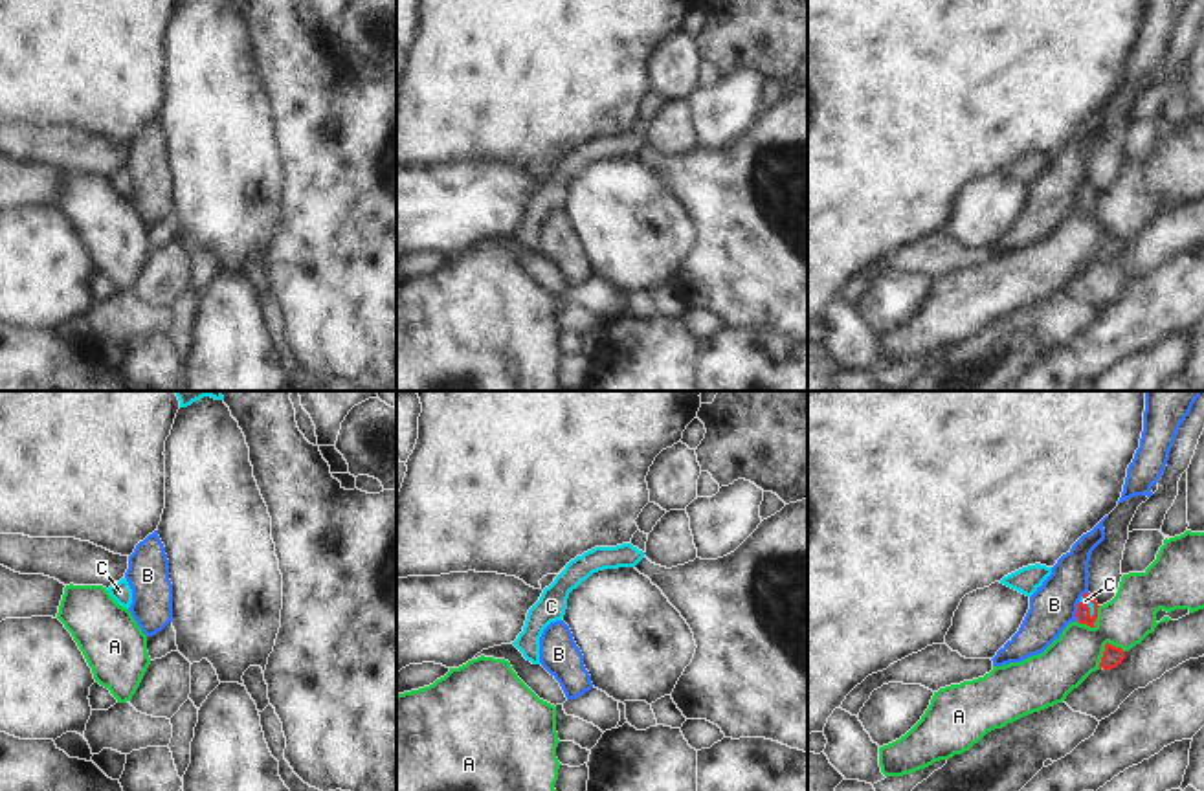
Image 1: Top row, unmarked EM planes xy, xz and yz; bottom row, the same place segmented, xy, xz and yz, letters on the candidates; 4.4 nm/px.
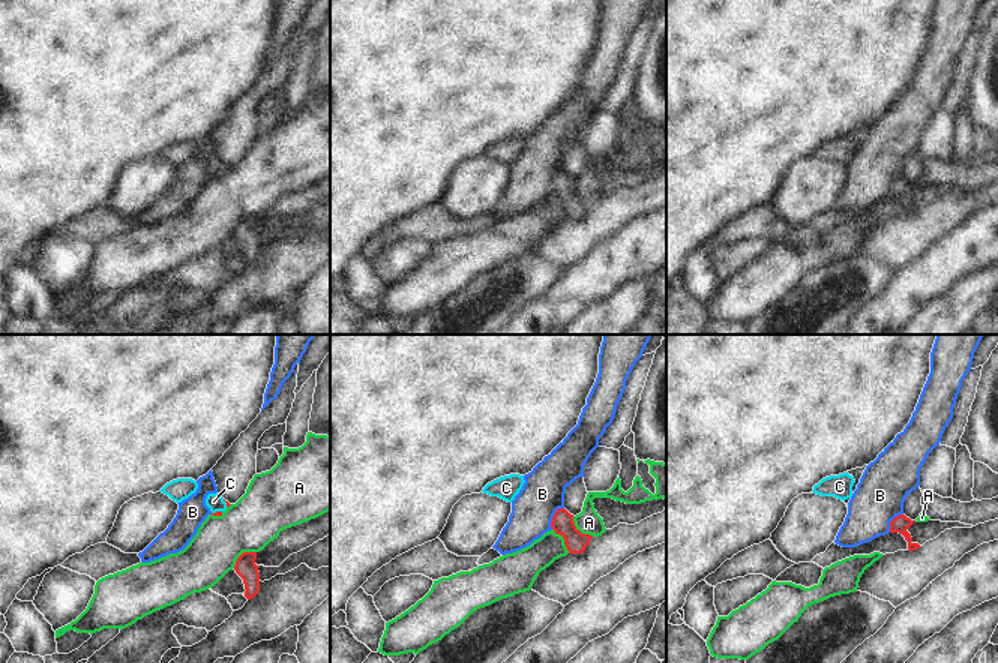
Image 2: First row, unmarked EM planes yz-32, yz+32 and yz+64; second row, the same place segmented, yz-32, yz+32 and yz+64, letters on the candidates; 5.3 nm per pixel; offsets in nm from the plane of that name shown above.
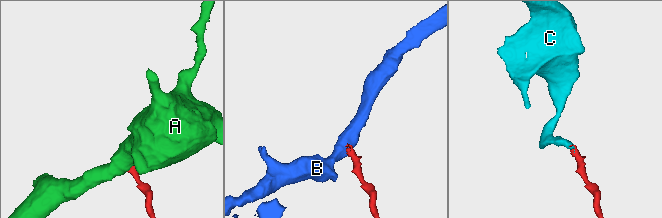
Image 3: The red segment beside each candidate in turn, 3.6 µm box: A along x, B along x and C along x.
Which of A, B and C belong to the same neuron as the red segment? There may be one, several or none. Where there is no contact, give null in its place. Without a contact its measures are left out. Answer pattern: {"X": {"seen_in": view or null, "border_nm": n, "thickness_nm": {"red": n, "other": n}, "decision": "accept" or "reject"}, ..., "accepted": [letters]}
{"A": {"seen_in": "yz", "border_nm": 140, "thickness_nm": {"red": 90, "other": 220}, "decision": "reject"}, "B": {"seen_in": "yz", "border_nm": 80, "thickness_nm": {"red": 60, "other": 200}, "decision": "reject"}, "C": {"seen_in": "yz", "border_nm": 100, "thickness_nm": {"red": 60, "other": 20}, "decision": "accept"}, "accepted": ["C"]}

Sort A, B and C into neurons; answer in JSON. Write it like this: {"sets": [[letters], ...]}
{"sets": [["A"], ["B"], ["C"]]}

